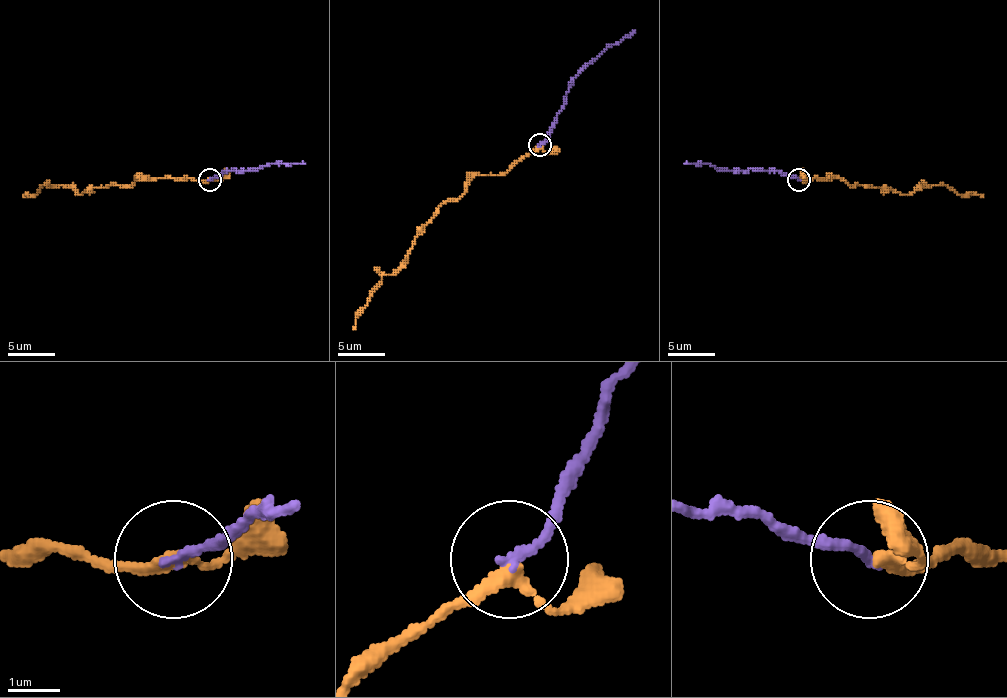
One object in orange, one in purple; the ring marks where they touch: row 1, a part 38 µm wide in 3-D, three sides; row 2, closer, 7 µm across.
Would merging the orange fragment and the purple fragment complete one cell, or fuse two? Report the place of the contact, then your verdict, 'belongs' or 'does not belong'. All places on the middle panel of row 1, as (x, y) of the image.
place (540, 145); belongs

